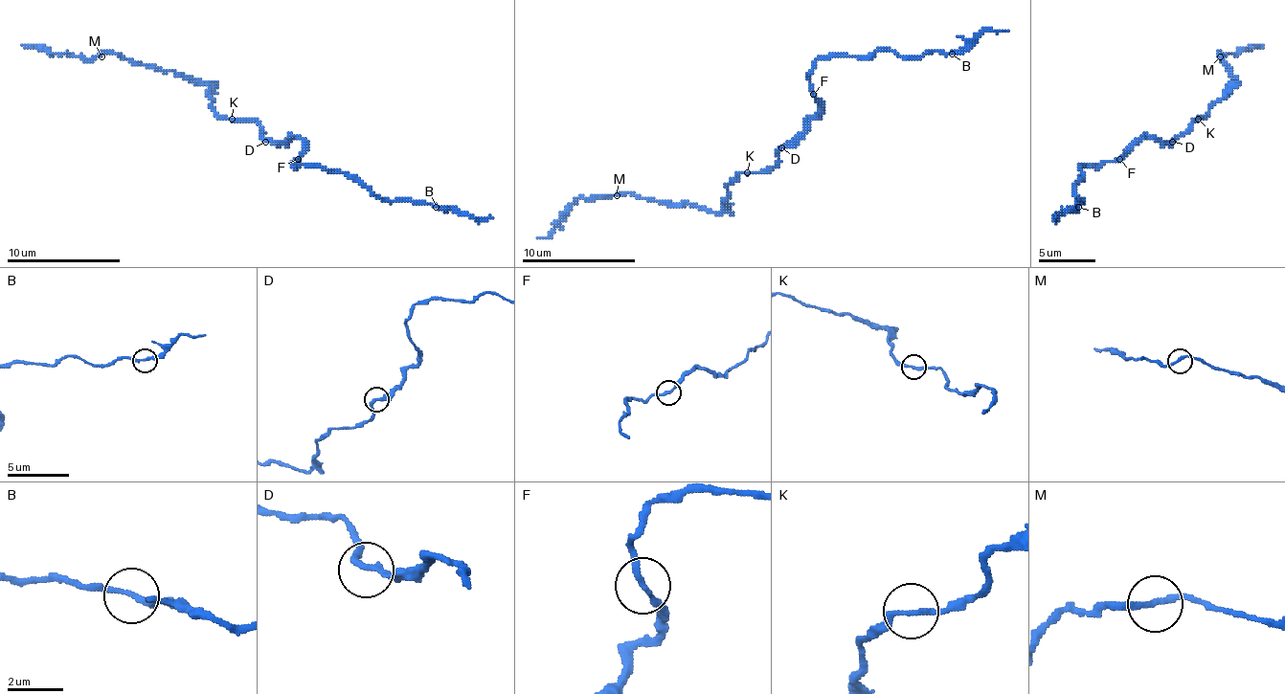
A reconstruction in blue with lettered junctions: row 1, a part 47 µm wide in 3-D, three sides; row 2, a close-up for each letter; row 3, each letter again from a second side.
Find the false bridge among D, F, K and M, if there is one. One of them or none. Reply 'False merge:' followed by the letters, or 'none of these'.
False merge: none of these

